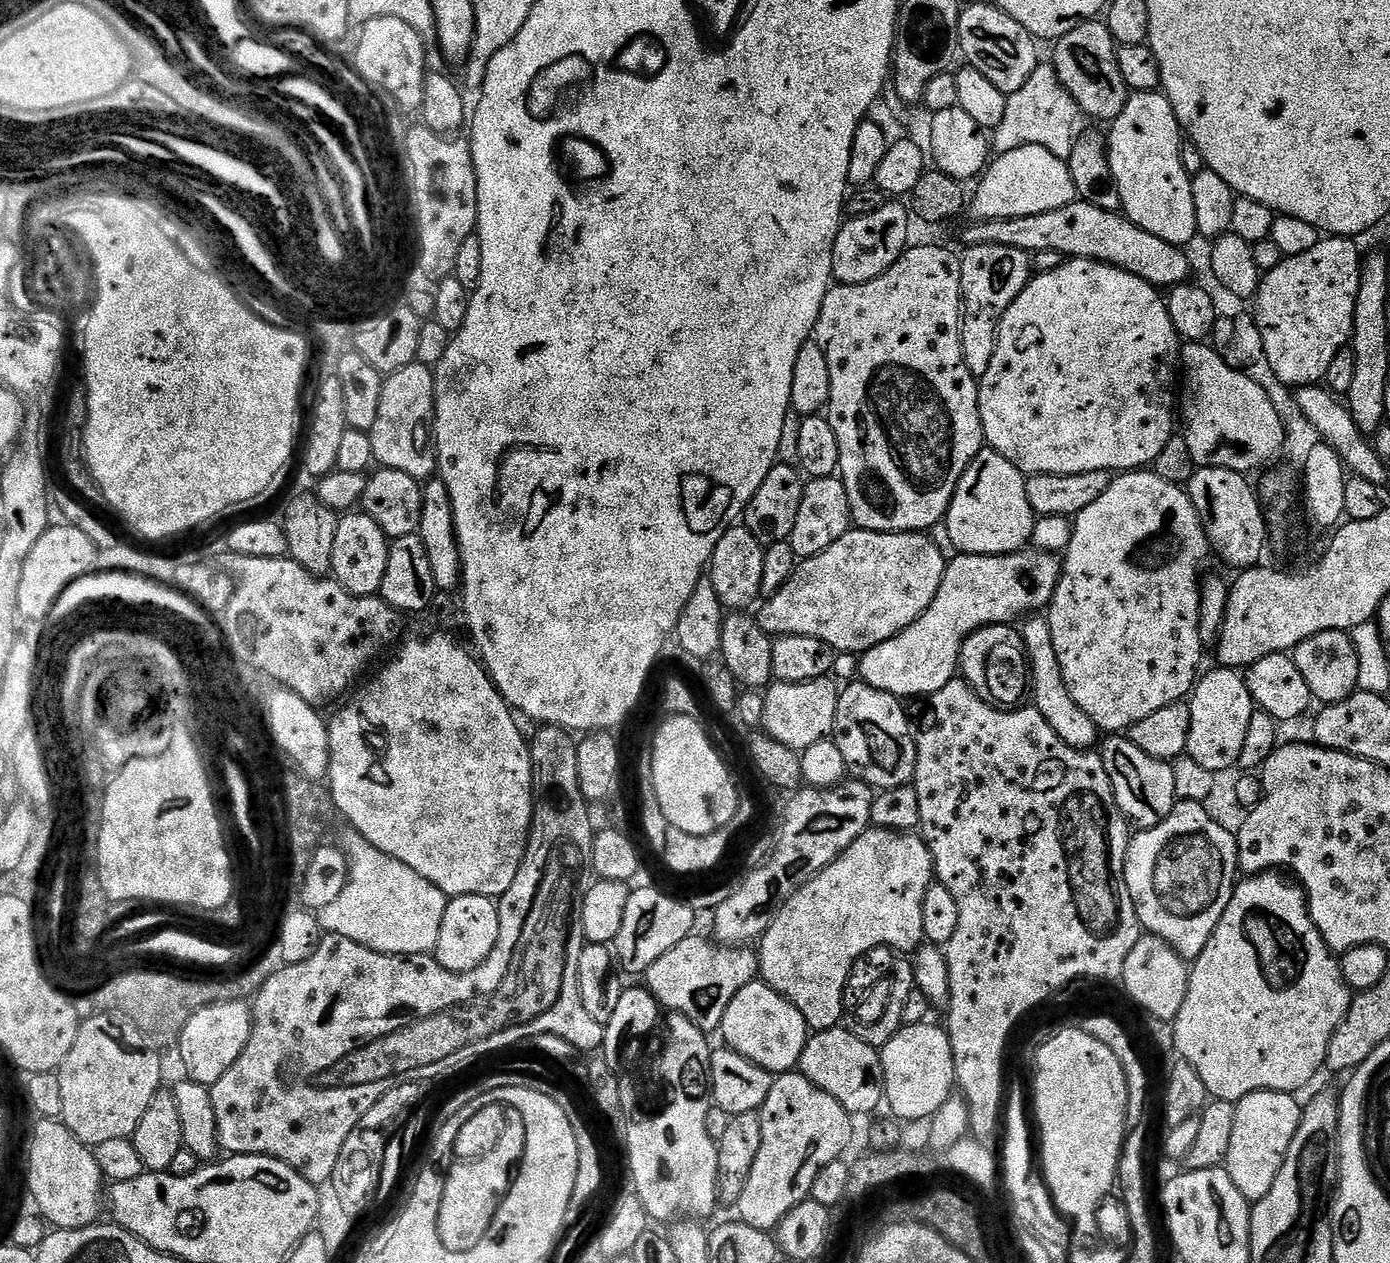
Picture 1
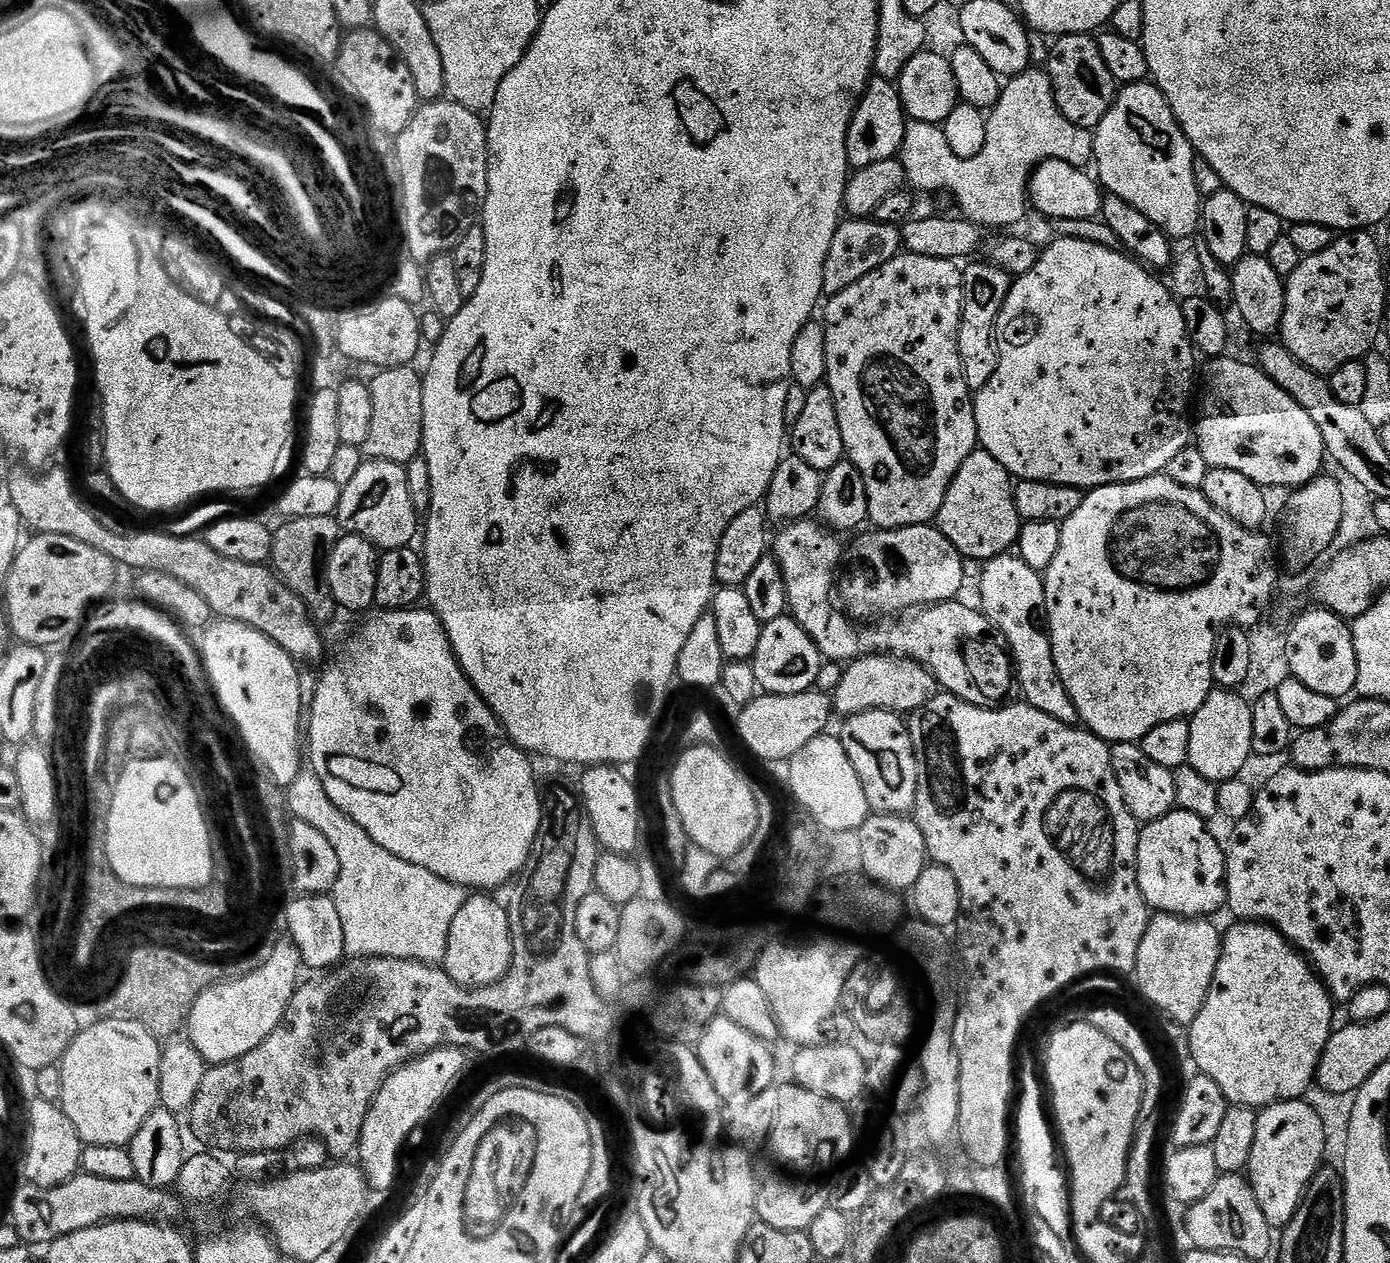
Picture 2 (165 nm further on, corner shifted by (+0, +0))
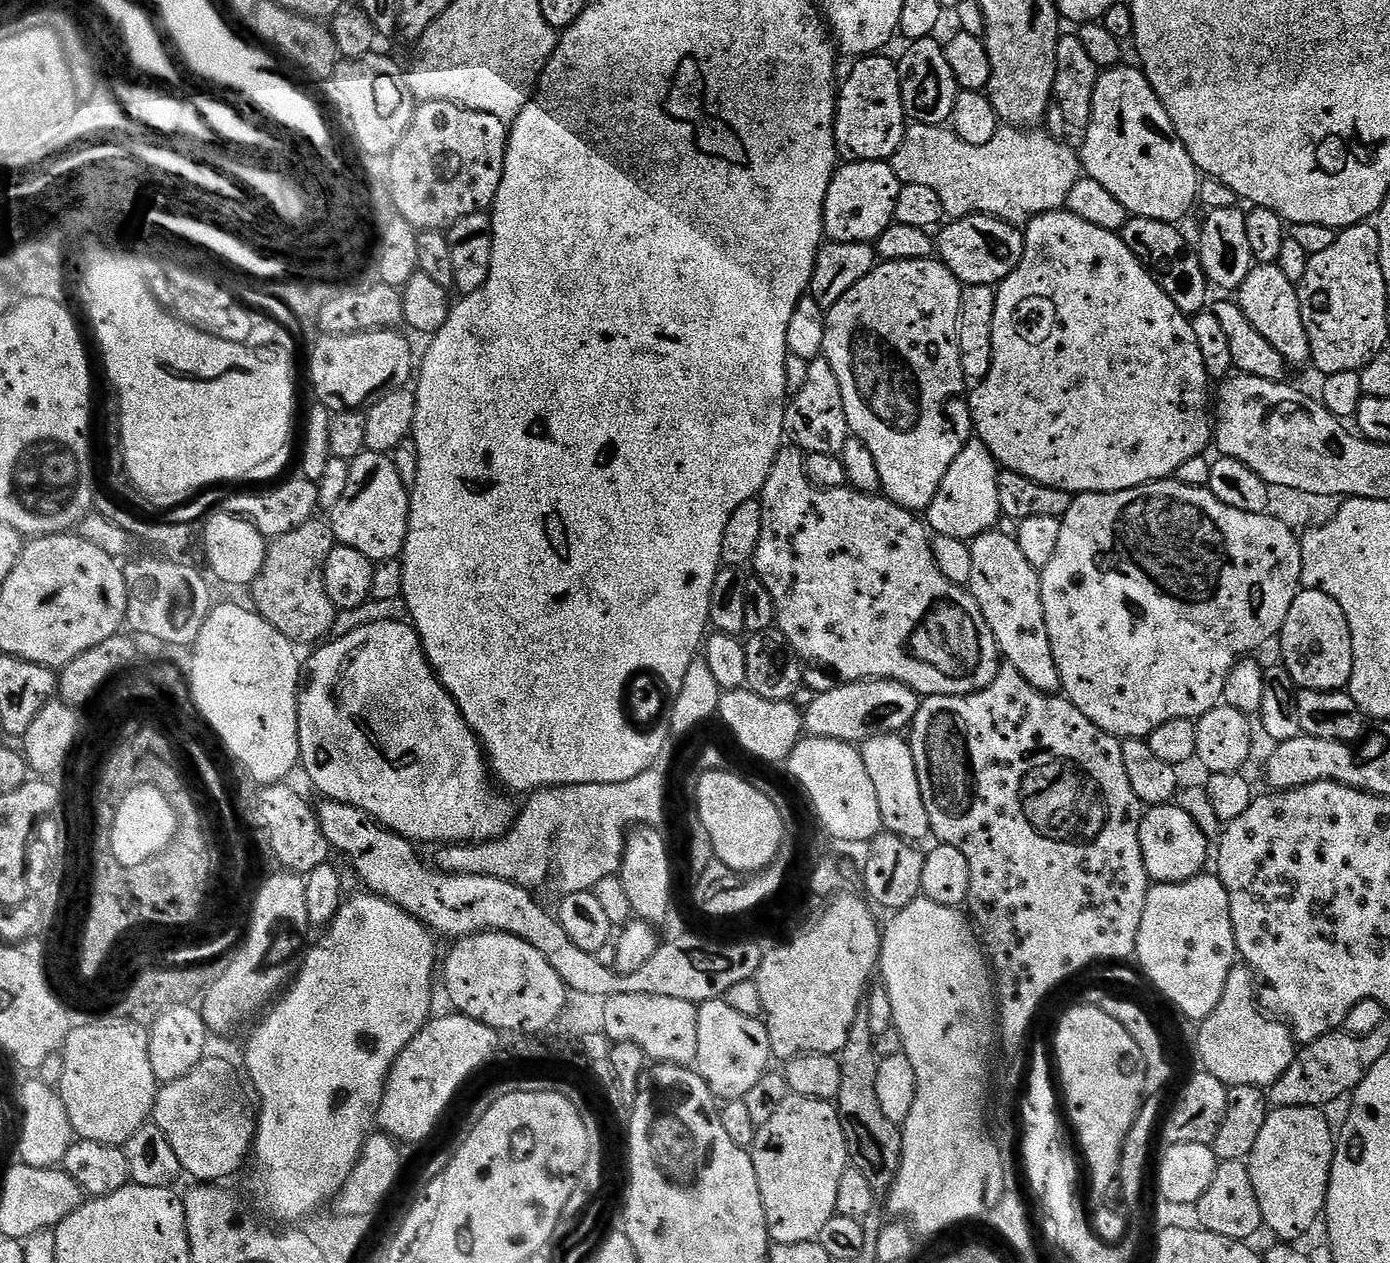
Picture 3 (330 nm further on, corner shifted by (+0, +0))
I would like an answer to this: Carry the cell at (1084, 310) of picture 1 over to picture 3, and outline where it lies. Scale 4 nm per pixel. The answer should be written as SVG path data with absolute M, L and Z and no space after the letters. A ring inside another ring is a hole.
M1067 210L1035 216L1028 221L1023 234L1022 262L1018 262L1016 269L996 288L990 374L986 374L984 381L971 389L968 396L975 435L988 447L1001 469L1017 472L1035 484L1063 492L1121 492L1175 477L1184 462L1205 455L1208 444L1210 448L1213 443L1214 416L1210 411L1210 402L1208 406L1210 381L1191 319L1178 310L1174 302L1170 302L1162 286L1158 286L1130 246L1126 246L1123 235L1102 230L1102 226L1094 226Z

